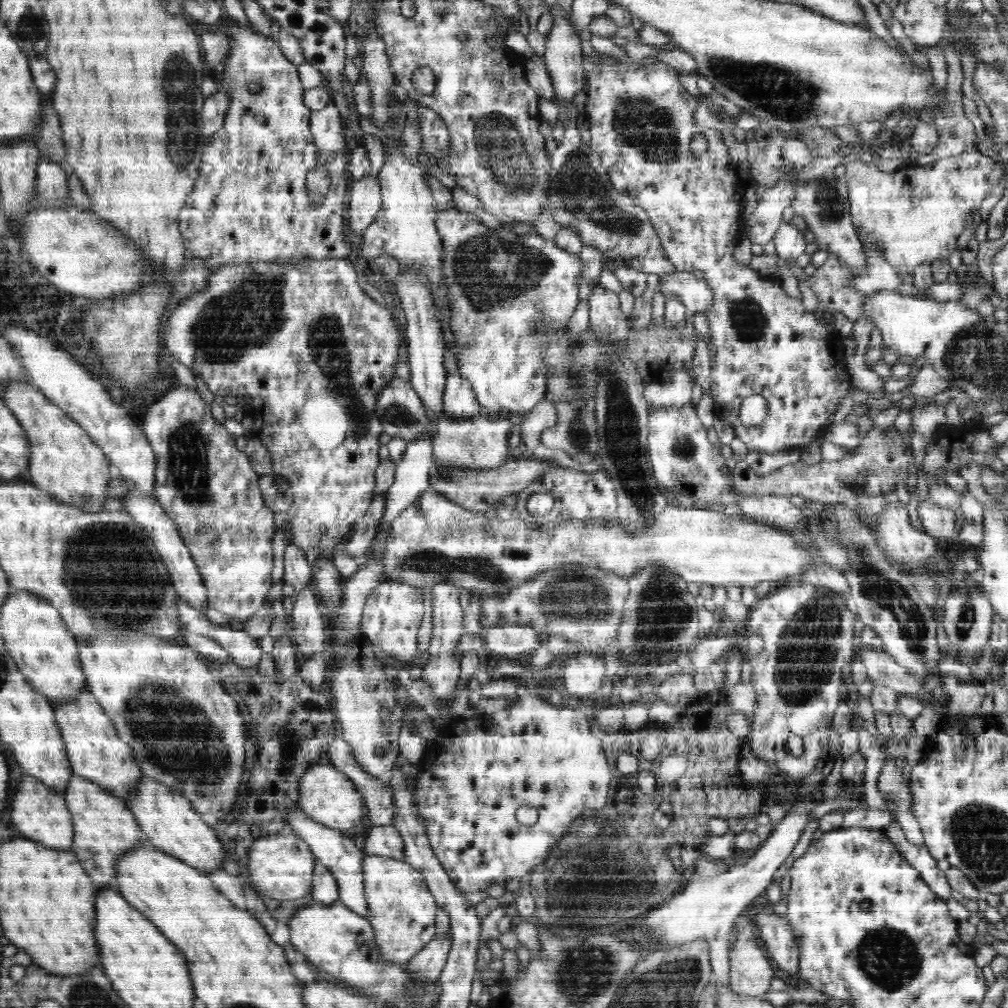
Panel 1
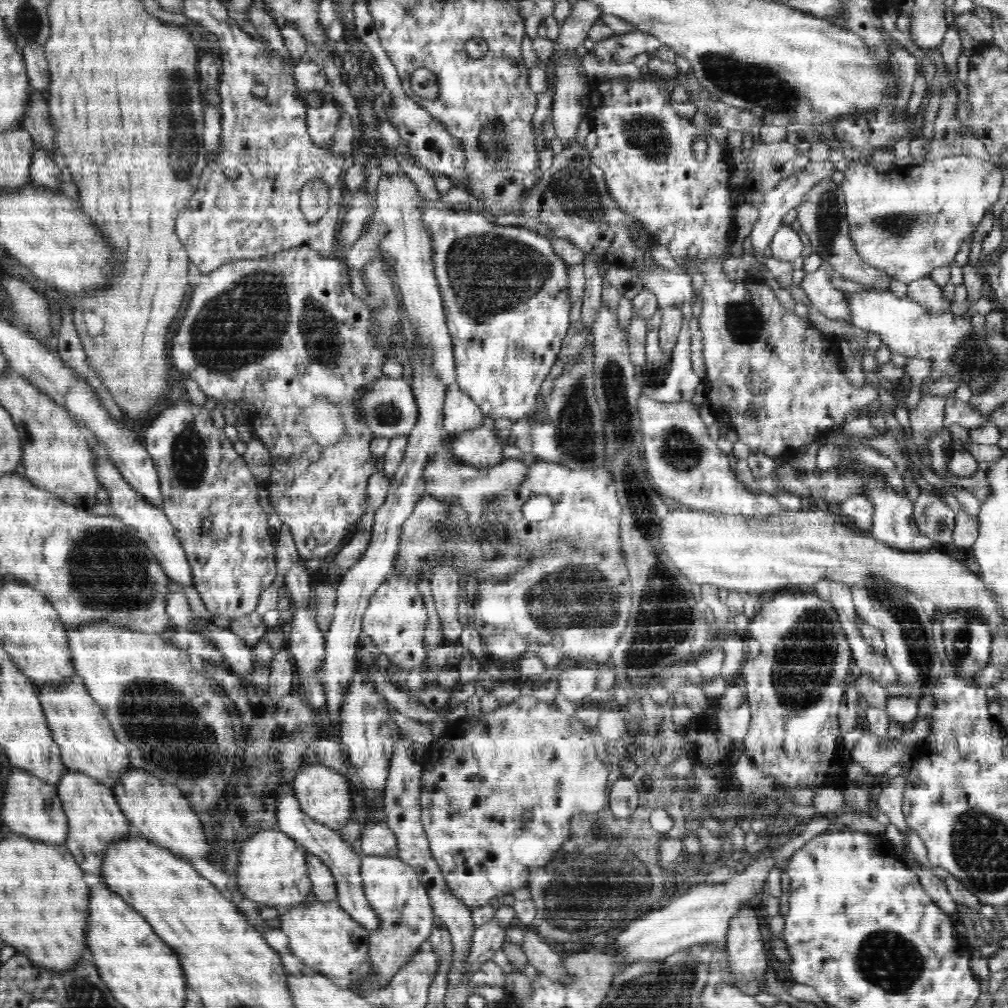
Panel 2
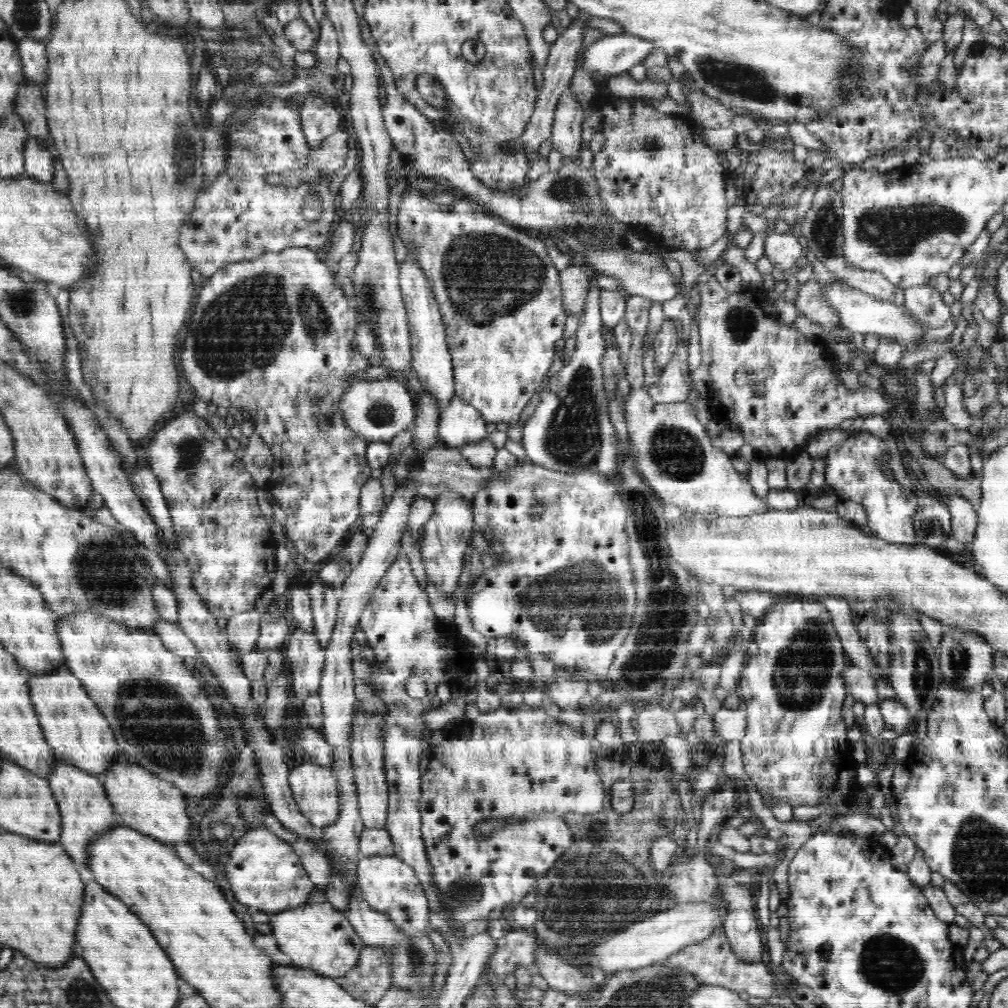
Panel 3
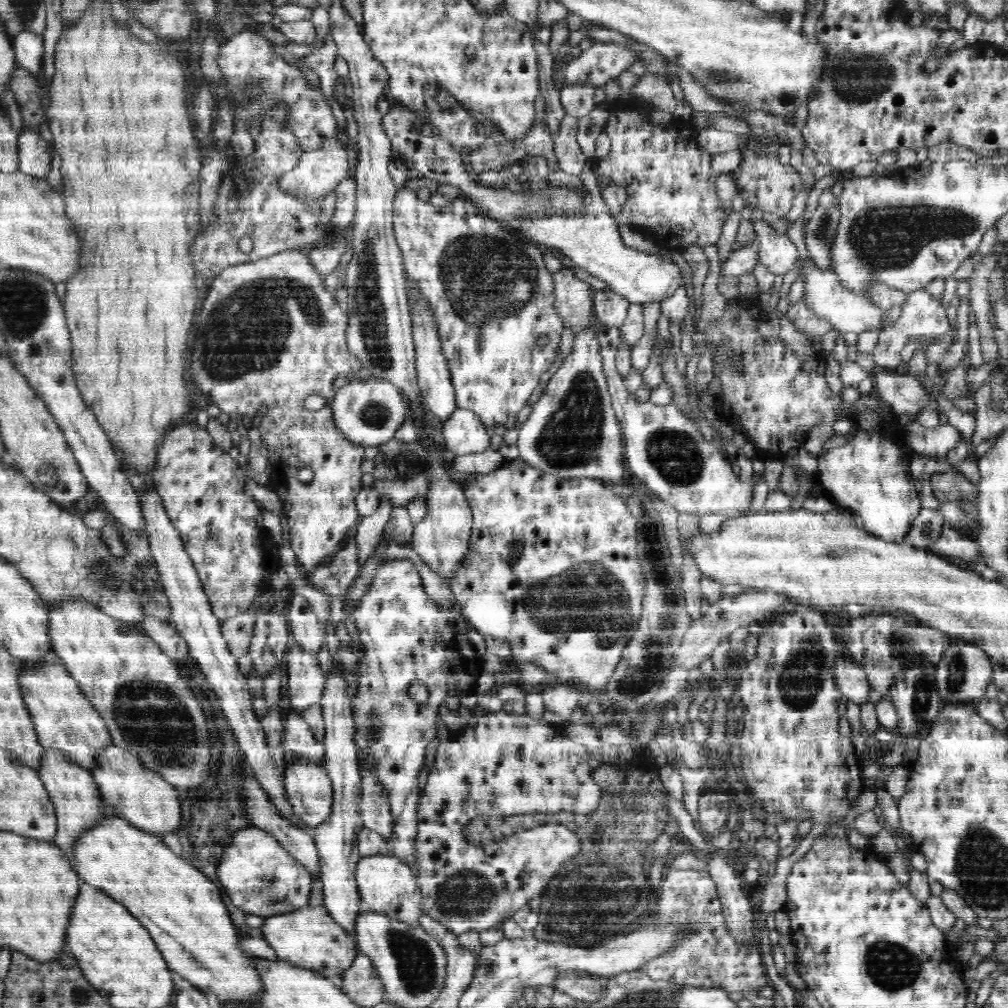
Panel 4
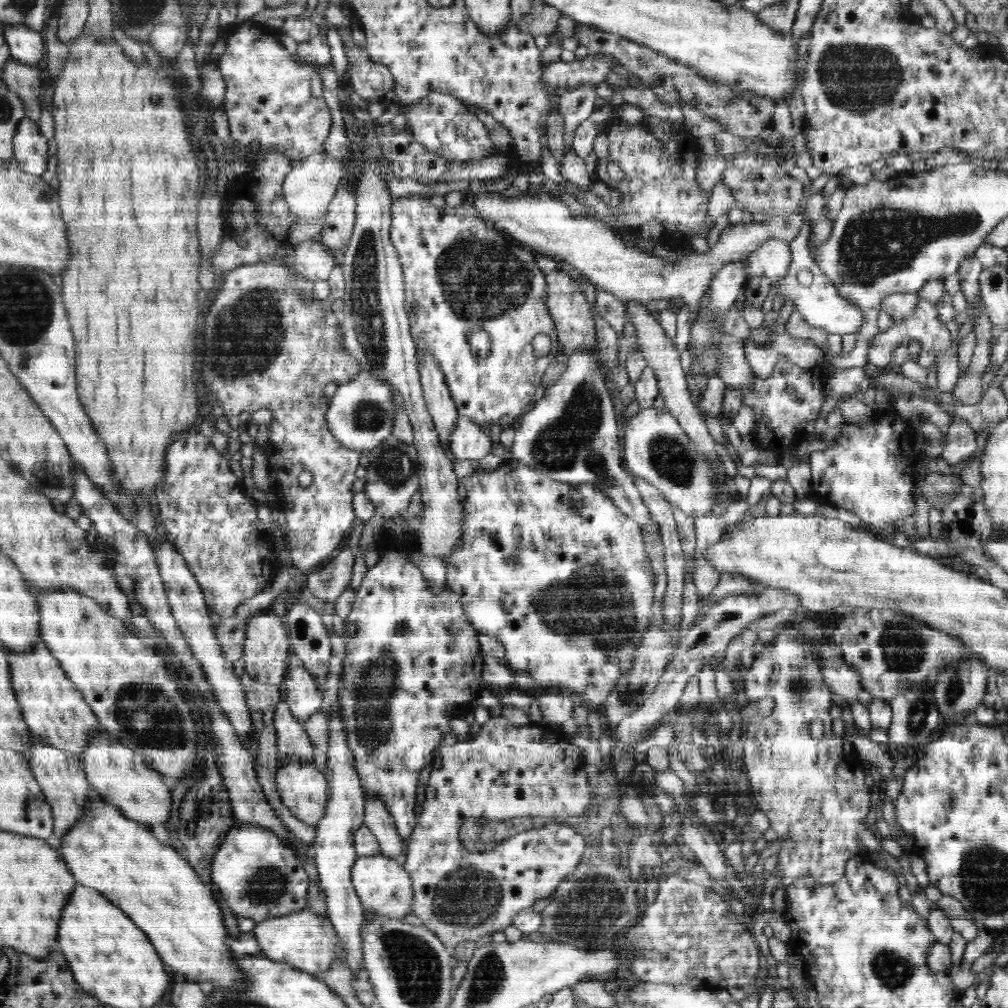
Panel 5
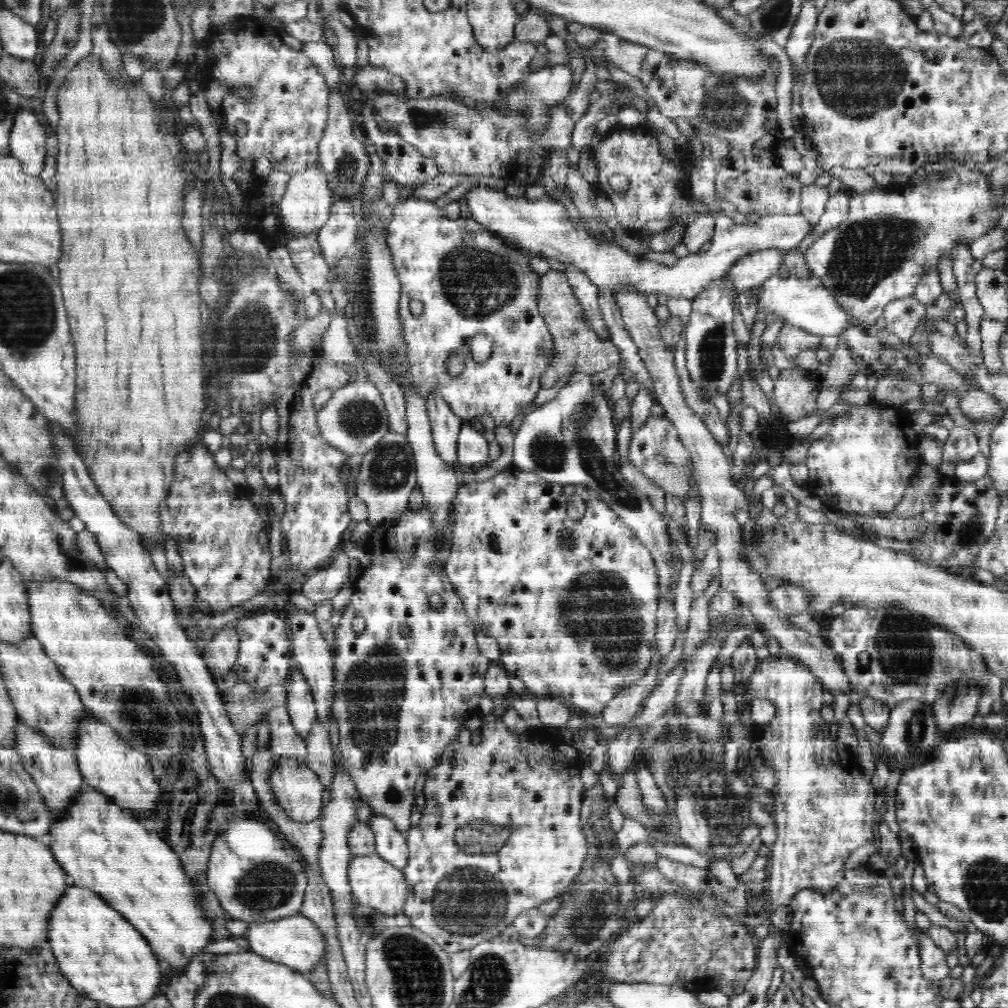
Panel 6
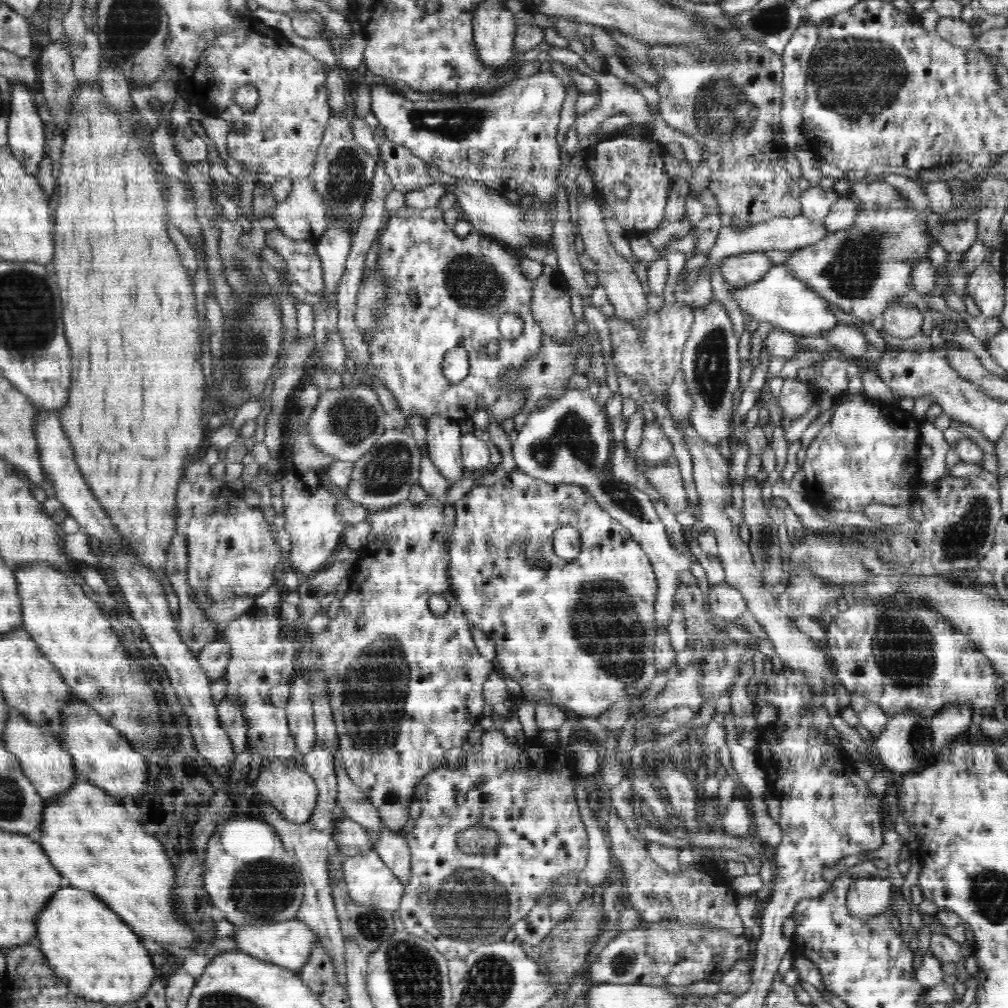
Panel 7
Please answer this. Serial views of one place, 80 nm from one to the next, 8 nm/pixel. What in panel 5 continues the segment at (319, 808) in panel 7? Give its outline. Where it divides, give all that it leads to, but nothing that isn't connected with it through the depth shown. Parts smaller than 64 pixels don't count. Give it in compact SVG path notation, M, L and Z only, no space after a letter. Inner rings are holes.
M322 711L314 712L305 722L305 729L311 744L314 745L315 756L311 763L324 775L328 765L328 719Z

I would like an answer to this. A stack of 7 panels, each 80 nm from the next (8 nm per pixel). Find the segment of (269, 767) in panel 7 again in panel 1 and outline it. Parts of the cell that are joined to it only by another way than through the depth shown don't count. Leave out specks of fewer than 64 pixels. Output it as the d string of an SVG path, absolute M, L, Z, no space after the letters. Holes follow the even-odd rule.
M325 761L308 768L301 776L298 805L310 819L336 830L356 826L364 814L364 802L358 788L354 788L354 783L343 772Z

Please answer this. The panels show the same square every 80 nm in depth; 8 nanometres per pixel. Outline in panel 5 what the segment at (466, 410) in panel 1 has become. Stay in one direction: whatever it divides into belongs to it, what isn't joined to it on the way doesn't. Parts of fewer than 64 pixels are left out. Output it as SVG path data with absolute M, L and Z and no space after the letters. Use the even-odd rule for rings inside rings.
M459 416L449 437L449 449L457 460L480 460L490 453L492 444L483 426L466 416Z

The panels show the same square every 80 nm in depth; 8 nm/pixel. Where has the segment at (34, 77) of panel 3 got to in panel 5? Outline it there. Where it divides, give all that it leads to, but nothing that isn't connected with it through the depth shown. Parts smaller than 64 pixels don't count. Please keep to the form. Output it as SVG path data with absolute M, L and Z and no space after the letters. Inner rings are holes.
M3 23L3 33L12 59L37 66L44 56L45 42L38 31L14 23Z

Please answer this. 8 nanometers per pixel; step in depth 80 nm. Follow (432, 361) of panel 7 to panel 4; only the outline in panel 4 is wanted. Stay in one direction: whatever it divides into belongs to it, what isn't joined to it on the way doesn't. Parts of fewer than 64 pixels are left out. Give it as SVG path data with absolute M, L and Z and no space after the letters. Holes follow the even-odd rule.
M400 189L397 191L393 203L393 233L397 240L403 258L404 273L408 273L419 282L420 290L426 297L428 304L431 304L431 311L434 312L435 324L438 324L439 340L442 341L443 355L447 357L448 370L451 372L452 384L455 390L455 403L460 408L471 409L476 413L485 426L502 425L507 429L514 429L518 425L518 412L528 404L530 396L534 394L542 374L552 366L559 352L558 344L562 338L563 322L556 314L554 308L554 281L552 272L547 268L546 261L542 262L542 252L534 244L526 244L520 238L512 236L505 228L502 230L498 226L496 219L486 218L480 214L464 214L458 216L450 212L438 212L434 210L429 202L422 202L418 198L416 191L410 189ZM539 336L547 338L547 343L543 347L536 345Z

